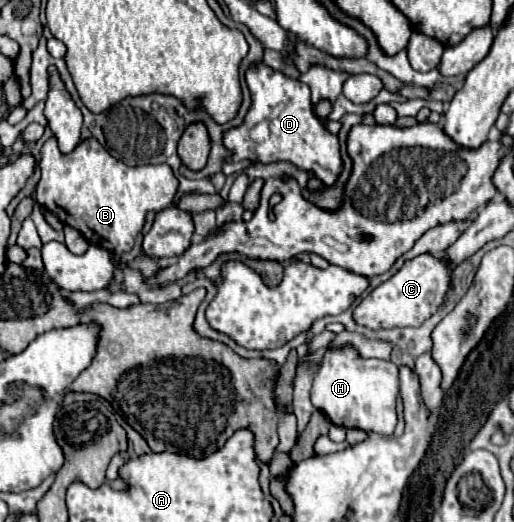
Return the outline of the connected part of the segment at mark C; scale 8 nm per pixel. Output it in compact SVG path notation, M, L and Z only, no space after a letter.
M419 255L405 265L385 283L375 287L353 311L355 323L367 329L395 329L395 327L419 327L441 305L451 283L451 271L441 265L441 259L433 255Z

